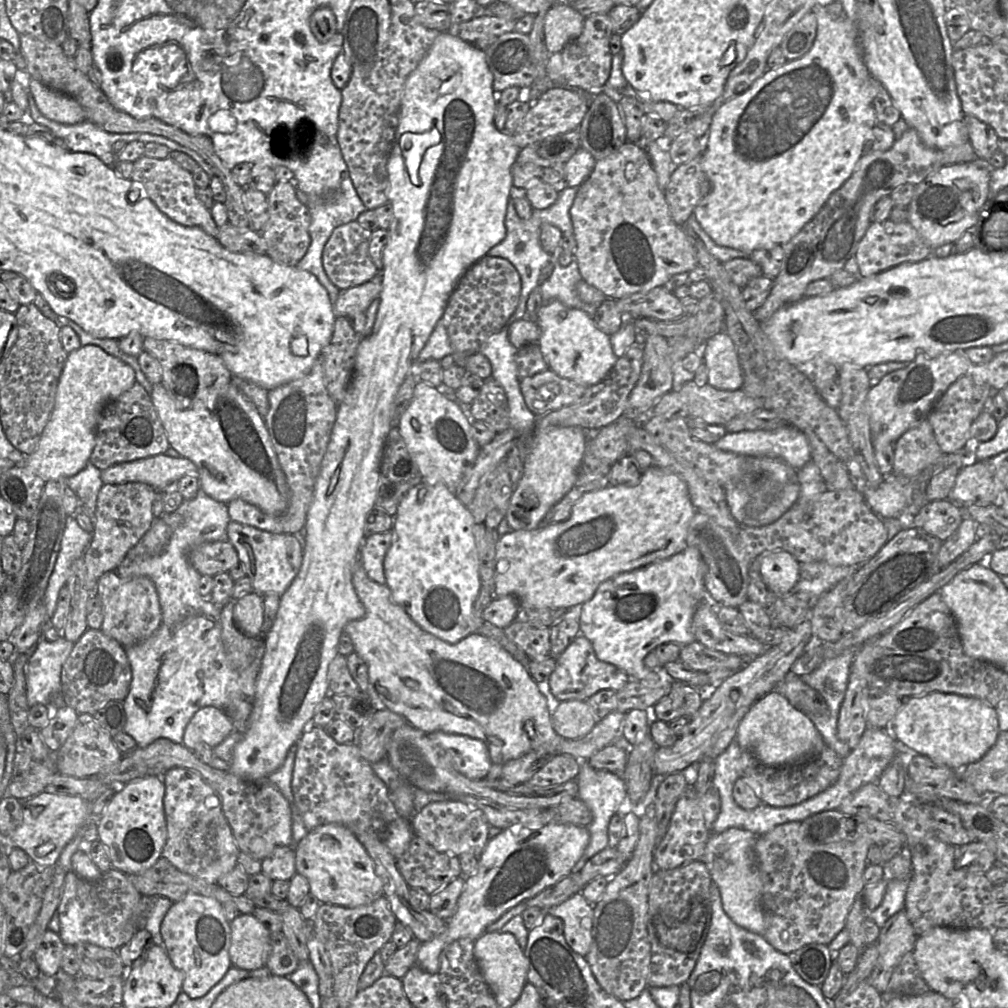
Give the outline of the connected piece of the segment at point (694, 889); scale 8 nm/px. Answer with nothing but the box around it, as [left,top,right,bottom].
[647,860,712,987]

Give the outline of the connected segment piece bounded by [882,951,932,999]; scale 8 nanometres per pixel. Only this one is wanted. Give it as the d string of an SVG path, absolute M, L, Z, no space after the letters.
M910 951L895 967L887 990L882 995L885 999L890 999L897 996L918 996L929 991L932 990L917 966L913 951Z

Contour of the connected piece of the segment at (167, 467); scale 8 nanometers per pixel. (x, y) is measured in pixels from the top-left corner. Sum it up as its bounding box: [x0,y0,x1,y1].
[101,454,198,490]

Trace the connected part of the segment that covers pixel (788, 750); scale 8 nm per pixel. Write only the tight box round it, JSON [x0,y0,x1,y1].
[735,689,826,767]

